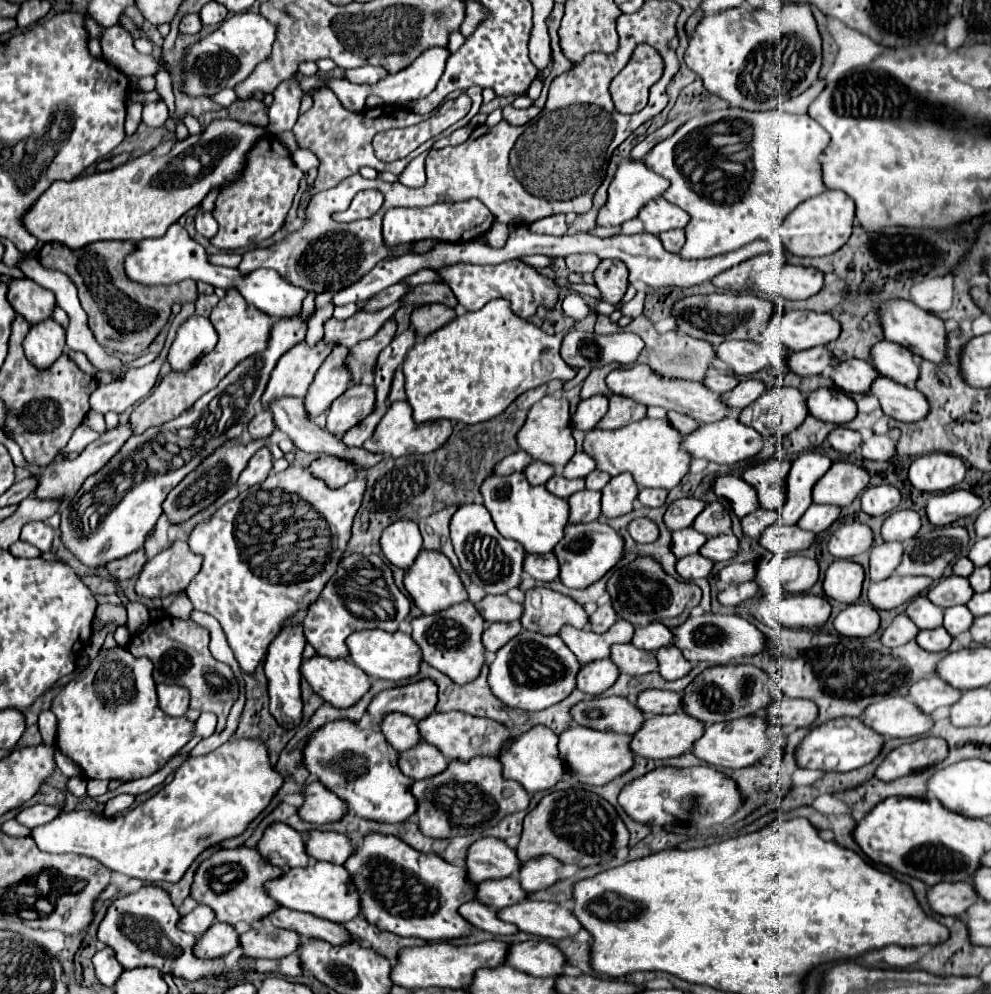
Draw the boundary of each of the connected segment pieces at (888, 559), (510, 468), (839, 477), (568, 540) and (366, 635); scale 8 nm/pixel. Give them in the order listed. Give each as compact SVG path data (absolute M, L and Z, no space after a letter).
M886 542L882 546L874 546L870 552L870 580L880 582L894 574L902 560L902 544L900 542Z
M520 450L520 452L514 452L514 454L506 456L506 460L502 460L502 464L498 464L498 468L494 470L494 474L506 476L506 474L512 474L512 472L520 472L520 470L524 470L530 462L532 462L532 458L528 456L528 452Z
M834 462L832 468L814 486L812 498L816 504L850 506L854 498L866 490L870 474L852 462Z
M568 524L564 538L556 544L554 554L560 562L560 580L570 588L588 588L610 572L624 558L624 540L608 524Z
M370 630L370 632L354 632L348 638L348 648L350 648L350 660L362 668L370 678L382 678L382 680L408 680L414 678L420 672L420 662L422 662L422 652L420 646L412 640L410 634L404 632L380 632L380 630Z

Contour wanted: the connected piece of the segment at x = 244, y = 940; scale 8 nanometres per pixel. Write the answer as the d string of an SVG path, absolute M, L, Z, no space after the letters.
M270 922L240 936L240 946L248 958L284 958L294 954L300 944L302 936L298 932L274 928Z

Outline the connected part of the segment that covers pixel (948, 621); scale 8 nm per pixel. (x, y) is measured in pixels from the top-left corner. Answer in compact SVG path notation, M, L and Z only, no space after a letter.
M952 606L944 610L944 628L952 638L966 632L972 622L974 622L974 616L968 612L966 606Z

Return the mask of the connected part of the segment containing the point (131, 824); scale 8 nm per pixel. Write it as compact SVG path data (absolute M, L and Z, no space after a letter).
M234 738L206 756L190 758L174 774L174 780L170 784L166 784L156 796L138 804L132 810L126 810L112 818L104 818L102 814L96 814L92 810L62 812L58 820L52 820L42 828L34 828L32 838L36 840L38 848L50 854L90 856L114 872L122 872L130 878L138 878L144 882L178 882L204 850L228 838L244 834L248 824L268 808L282 782L284 778L270 764L268 748L262 740Z

